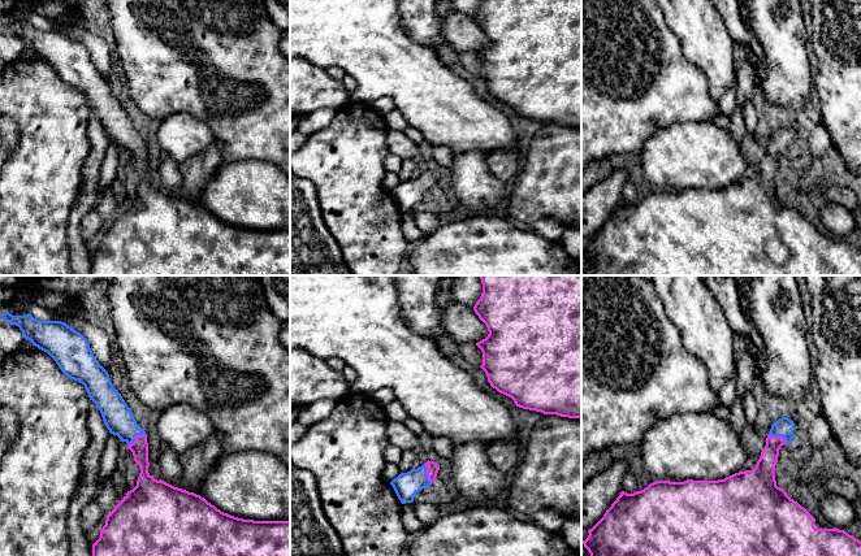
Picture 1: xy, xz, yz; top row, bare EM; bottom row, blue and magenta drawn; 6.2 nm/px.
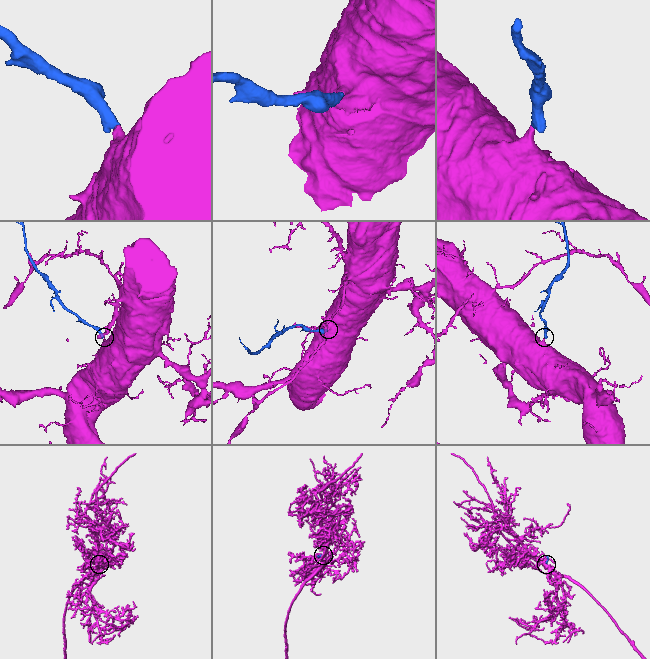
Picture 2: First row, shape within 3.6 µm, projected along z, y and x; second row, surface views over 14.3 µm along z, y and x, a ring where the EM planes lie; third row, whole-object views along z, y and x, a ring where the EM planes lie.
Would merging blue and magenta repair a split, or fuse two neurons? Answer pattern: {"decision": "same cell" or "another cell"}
{"decision": "same cell"}

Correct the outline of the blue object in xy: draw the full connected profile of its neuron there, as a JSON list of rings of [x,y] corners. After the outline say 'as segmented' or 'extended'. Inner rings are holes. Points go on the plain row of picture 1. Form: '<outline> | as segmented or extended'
[[[1,22],[1,29],[16,34],[26,49],[47,61],[59,74],[61,81],[70,88],[82,92],[99,117],[103,130],[111,143],[127,152],[134,170],[140,182],[137,195],[127,200],[124,208],[107,223],[105,234],[99,248],[92,253],[91,275],[290,275],[290,230],[254,230],[243,229],[221,221],[200,204],[174,196],[161,188],[155,188],[148,182],[148,152],[147,143],[142,138],[131,118],[122,108],[118,99],[111,91],[108,81],[94,65],[87,48],[69,34],[61,30],[40,30],[30,25],[13,25]]] | extended

